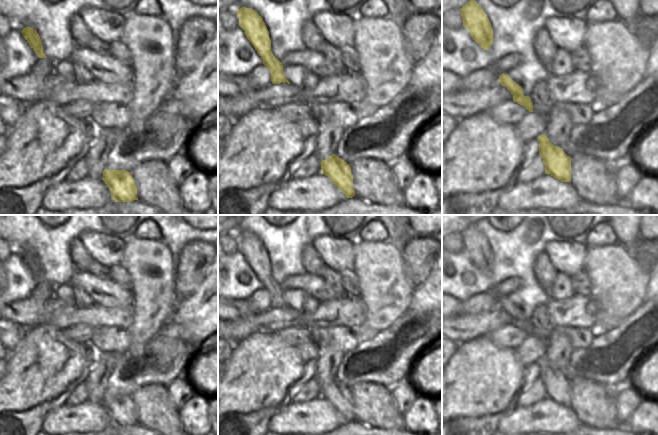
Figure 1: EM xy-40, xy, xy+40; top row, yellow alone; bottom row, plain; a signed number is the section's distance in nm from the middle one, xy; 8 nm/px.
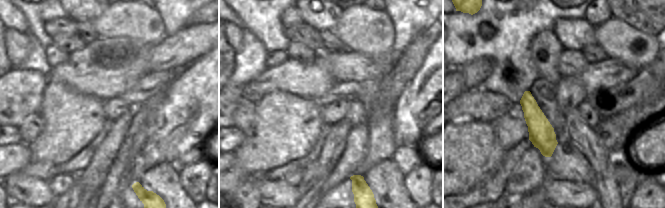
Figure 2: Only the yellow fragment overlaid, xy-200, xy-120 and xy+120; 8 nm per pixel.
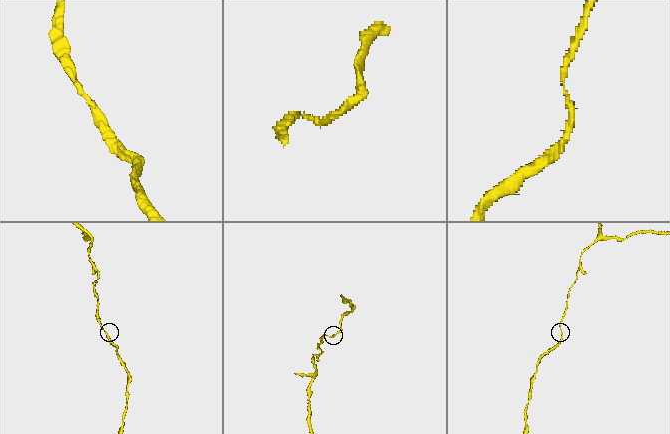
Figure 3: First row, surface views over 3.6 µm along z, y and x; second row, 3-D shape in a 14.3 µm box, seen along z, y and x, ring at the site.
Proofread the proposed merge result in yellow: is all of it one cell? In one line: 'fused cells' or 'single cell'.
single cell

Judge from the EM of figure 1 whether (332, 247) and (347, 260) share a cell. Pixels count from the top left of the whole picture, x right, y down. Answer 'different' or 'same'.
same

